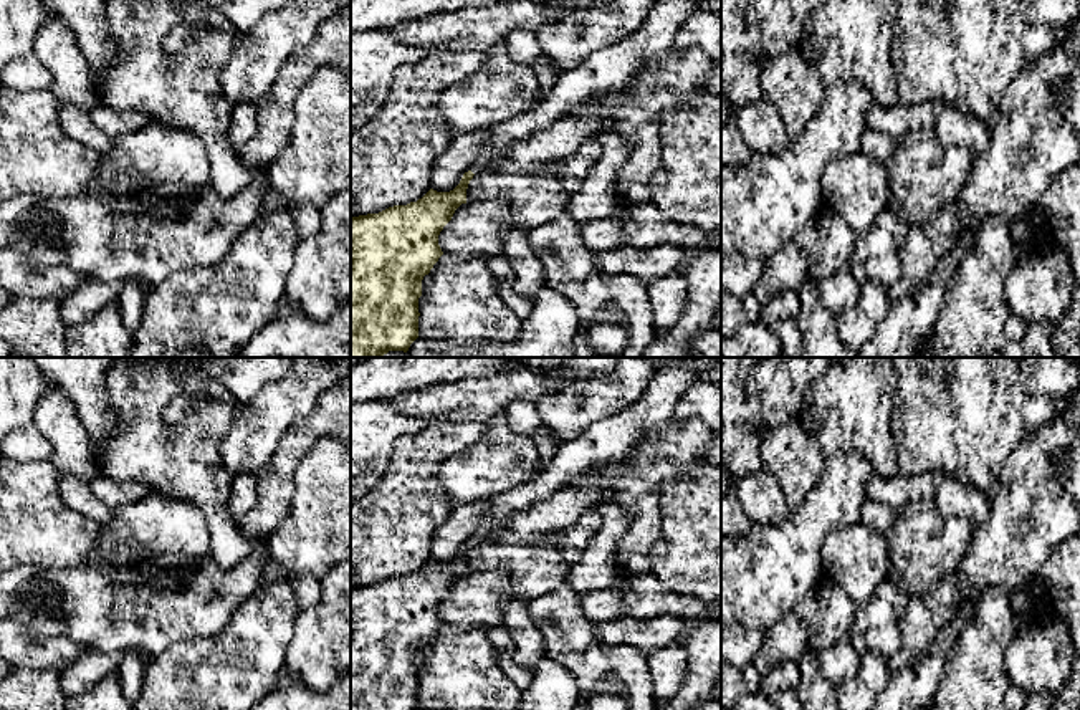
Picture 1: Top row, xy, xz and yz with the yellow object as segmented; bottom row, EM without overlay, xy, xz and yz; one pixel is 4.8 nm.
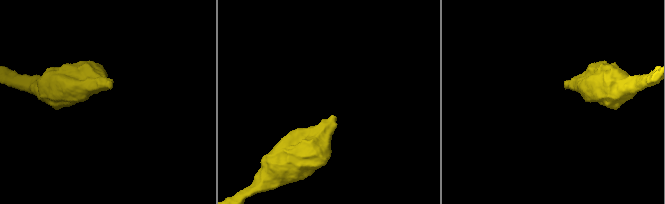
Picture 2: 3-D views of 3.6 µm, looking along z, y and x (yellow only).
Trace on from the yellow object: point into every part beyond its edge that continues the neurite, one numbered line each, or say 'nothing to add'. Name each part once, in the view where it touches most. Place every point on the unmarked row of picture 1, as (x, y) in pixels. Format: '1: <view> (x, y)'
1: xz (604, 442)

